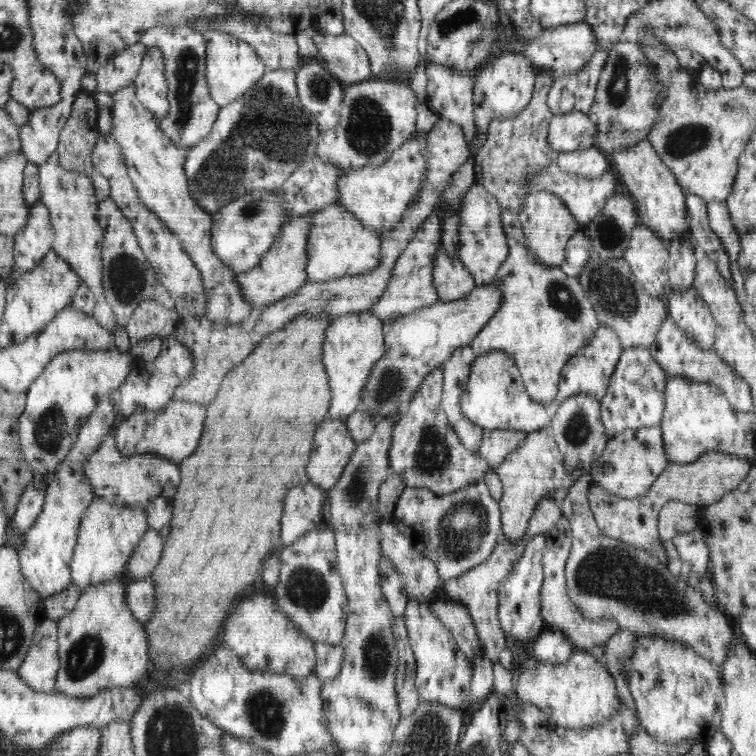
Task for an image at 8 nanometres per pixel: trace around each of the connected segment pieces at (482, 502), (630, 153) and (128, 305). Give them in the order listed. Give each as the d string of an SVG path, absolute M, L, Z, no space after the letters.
M484 481L468 484L444 497L436 497L421 486L406 487L392 513L389 521L436 565L442 582L459 578L486 562L503 534L499 501L492 498Z
M648 140L636 144L633 148L622 149L612 154L616 169L620 173L622 193L636 202L636 209L642 218L642 224L651 228L658 238L666 244L673 239L687 240L691 236L688 225L686 197L682 187L666 165L662 164L656 151Z
M111 197L98 202L98 218L103 230L103 287L105 299L117 317L117 326L125 328L134 310L144 300L155 300L167 309L175 308L175 300L157 278L157 272L139 246L133 226Z

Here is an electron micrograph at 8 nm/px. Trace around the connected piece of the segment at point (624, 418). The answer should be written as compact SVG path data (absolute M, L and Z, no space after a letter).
M624 347L610 378L606 394L600 400L604 431L608 438L626 429L660 425L664 410L664 391L668 376L646 347Z

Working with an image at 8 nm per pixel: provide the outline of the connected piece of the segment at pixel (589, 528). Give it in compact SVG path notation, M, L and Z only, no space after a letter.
M590 473L580 476L580 478L578 478L578 480L576 480L576 482L574 482L568 489L568 494L560 503L561 513L563 514L563 518L568 519L572 535L570 556L568 556L568 560L566 560L564 573L566 573L567 577L567 592L571 597L573 604L576 604L580 608L582 615L589 620L616 620L620 630L628 629L637 634L644 634L645 636L663 636L664 639L668 639L668 641L684 643L689 648L692 648L696 653L699 653L704 659L710 661L713 665L718 667L722 666L723 662L726 661L726 658L728 658L728 650L730 650L730 644L732 644L732 640L734 640L735 637L732 628L730 628L730 624L728 624L728 620L726 620L726 614L723 609L714 610L714 608L711 608L710 604L706 603L704 596L702 596L701 592L697 588L689 586L689 582L683 580L679 574L672 574L668 565L664 565L664 563L662 563L658 557L654 556L652 552L646 551L642 548L636 548L631 544L626 543L626 541L610 539L608 536L604 535L597 527L598 524L593 518L593 512L591 511L589 505L588 489L592 483L593 480L591 479Z

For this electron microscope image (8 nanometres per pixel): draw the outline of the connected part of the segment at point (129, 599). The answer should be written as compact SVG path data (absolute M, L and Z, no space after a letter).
M152 576L144 579L129 579L126 583L126 605L140 623L148 620L152 614L152 600L154 600L154 584Z

